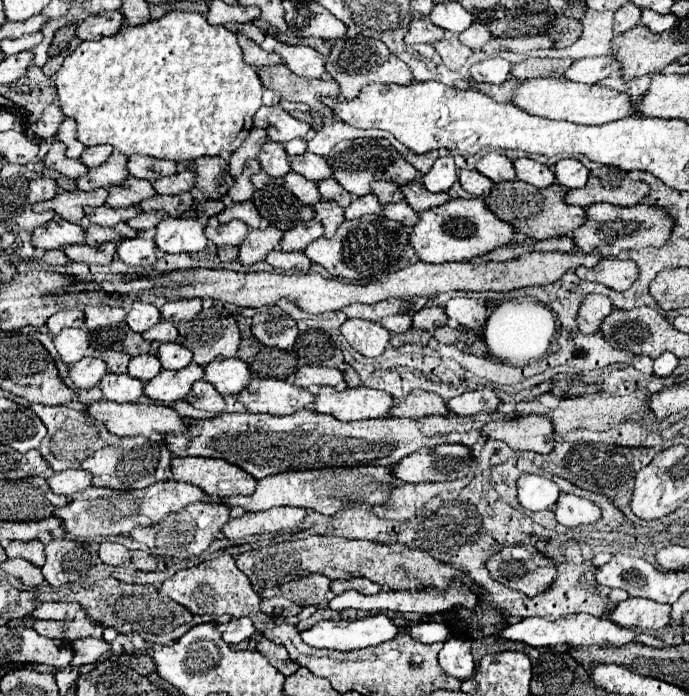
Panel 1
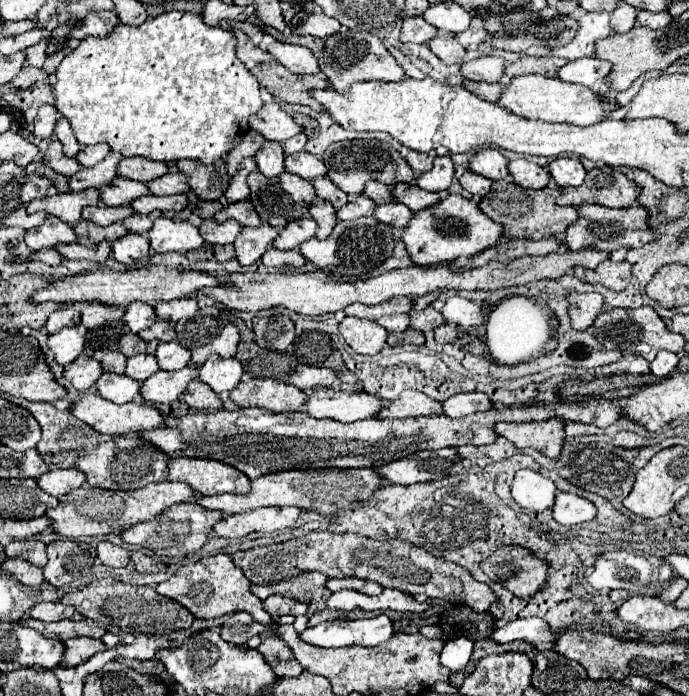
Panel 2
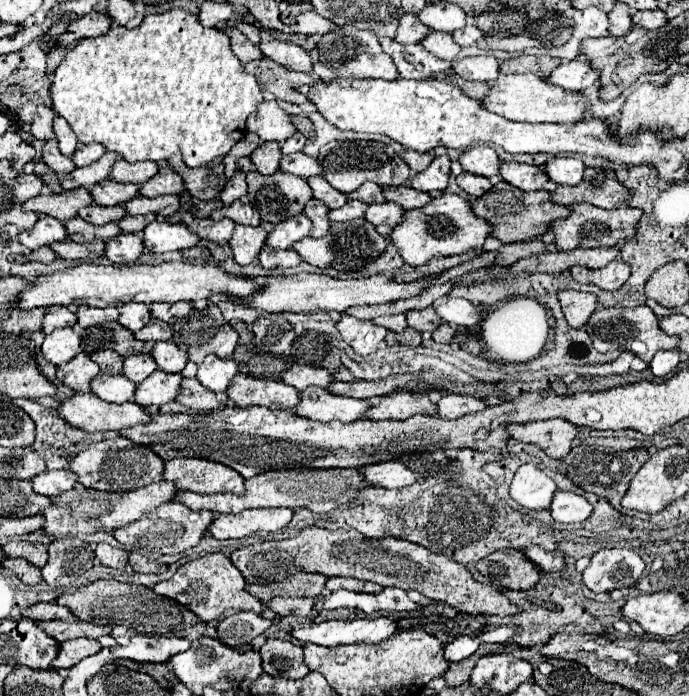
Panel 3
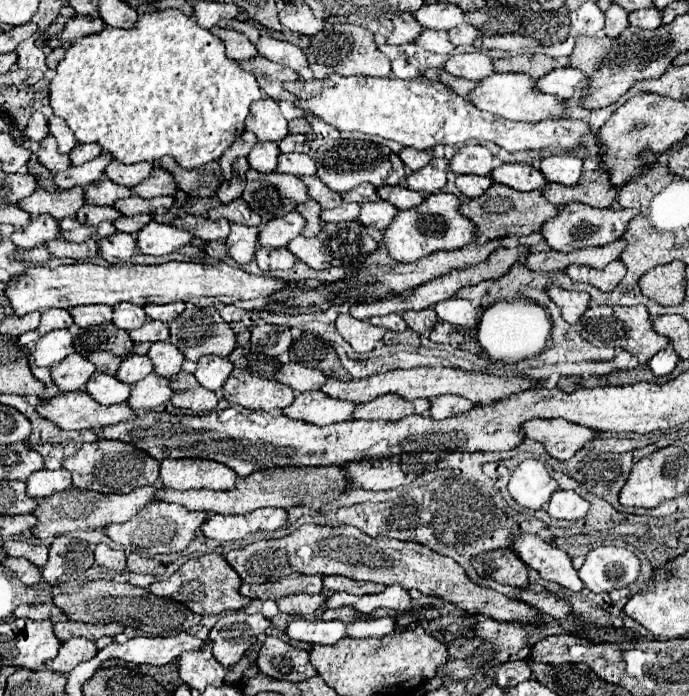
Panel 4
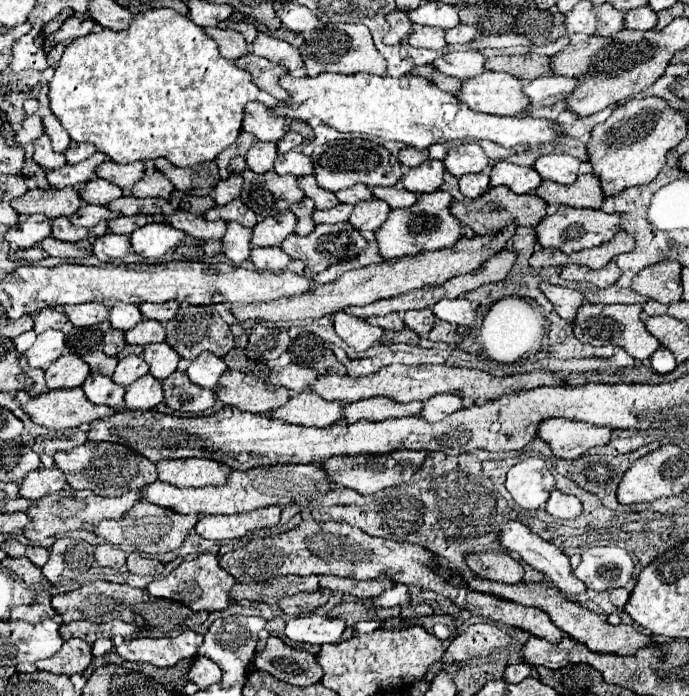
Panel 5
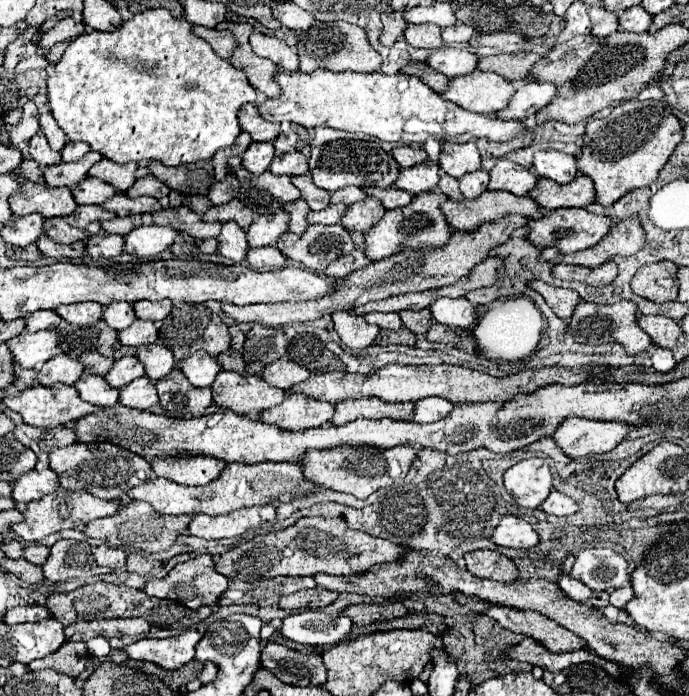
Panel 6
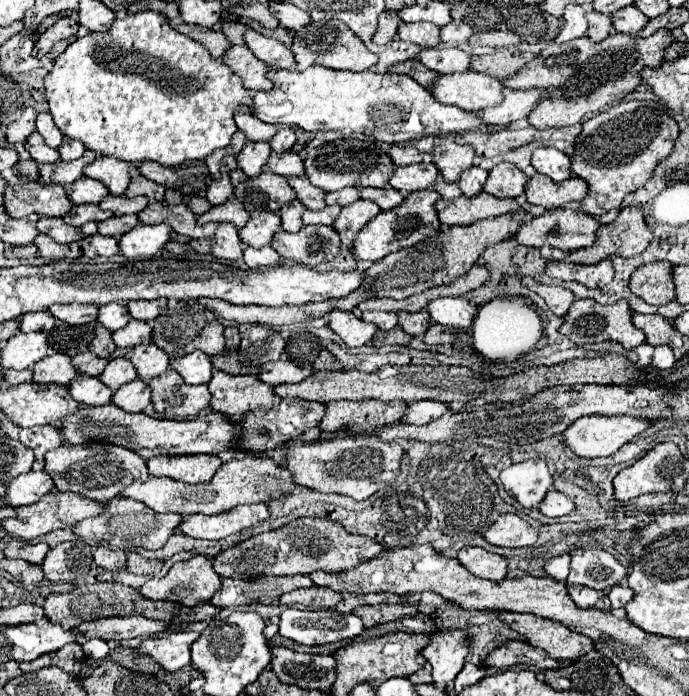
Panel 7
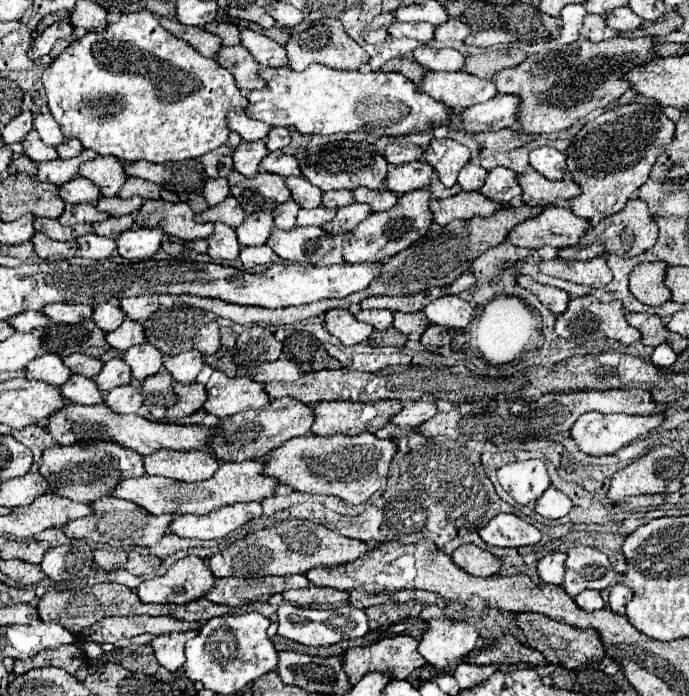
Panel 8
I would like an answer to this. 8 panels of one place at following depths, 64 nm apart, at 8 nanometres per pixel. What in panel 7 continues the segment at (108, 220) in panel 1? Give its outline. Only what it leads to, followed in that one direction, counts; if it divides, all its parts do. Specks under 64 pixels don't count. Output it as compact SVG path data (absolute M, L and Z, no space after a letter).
M80 204L80 206L72 206L70 212L66 212L66 216L62 220L66 224L72 224L72 226L82 226L90 220L94 220L94 222L108 220L110 216L112 216L112 212L100 210L96 204Z

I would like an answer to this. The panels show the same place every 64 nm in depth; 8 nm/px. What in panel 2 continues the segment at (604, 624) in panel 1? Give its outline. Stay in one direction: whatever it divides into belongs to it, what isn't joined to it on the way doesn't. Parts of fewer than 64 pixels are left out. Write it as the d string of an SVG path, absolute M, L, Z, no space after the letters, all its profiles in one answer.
M524 618L524 620L514 620L508 622L500 628L496 628L490 634L492 640L496 642L514 642L514 640L526 640L530 644L540 644L540 642L548 642L552 644L558 634L552 634L546 626L544 620L540 618Z

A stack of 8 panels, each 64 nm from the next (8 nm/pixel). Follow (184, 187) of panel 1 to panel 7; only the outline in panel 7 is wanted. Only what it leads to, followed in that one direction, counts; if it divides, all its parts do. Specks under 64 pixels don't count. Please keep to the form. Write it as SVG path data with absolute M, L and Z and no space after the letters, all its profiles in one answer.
M134 174L132 180L130 180L130 184L128 184L128 188L126 188L126 192L124 192L124 196L126 196L126 198L146 196L146 198L150 198L150 200L162 202L162 200L164 200L164 190L166 190L164 186L160 186L160 184L152 182L152 180L148 180L148 178L140 176L140 174Z

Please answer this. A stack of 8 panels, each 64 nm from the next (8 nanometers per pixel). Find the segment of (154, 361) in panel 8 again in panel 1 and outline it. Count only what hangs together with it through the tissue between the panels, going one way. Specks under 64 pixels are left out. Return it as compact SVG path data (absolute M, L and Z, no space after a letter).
M168 342L158 348L158 360L164 370L182 370L192 362L192 352L178 342Z

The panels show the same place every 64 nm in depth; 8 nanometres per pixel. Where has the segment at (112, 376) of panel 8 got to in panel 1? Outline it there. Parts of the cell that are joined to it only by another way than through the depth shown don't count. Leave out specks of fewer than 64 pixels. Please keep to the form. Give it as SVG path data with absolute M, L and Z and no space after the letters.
M140 354L140 356L132 358L130 364L128 364L128 374L130 374L132 378L142 380L142 382L148 382L148 380L150 380L152 376L156 376L160 370L162 370L160 360L158 360L156 356L152 356L152 354Z

